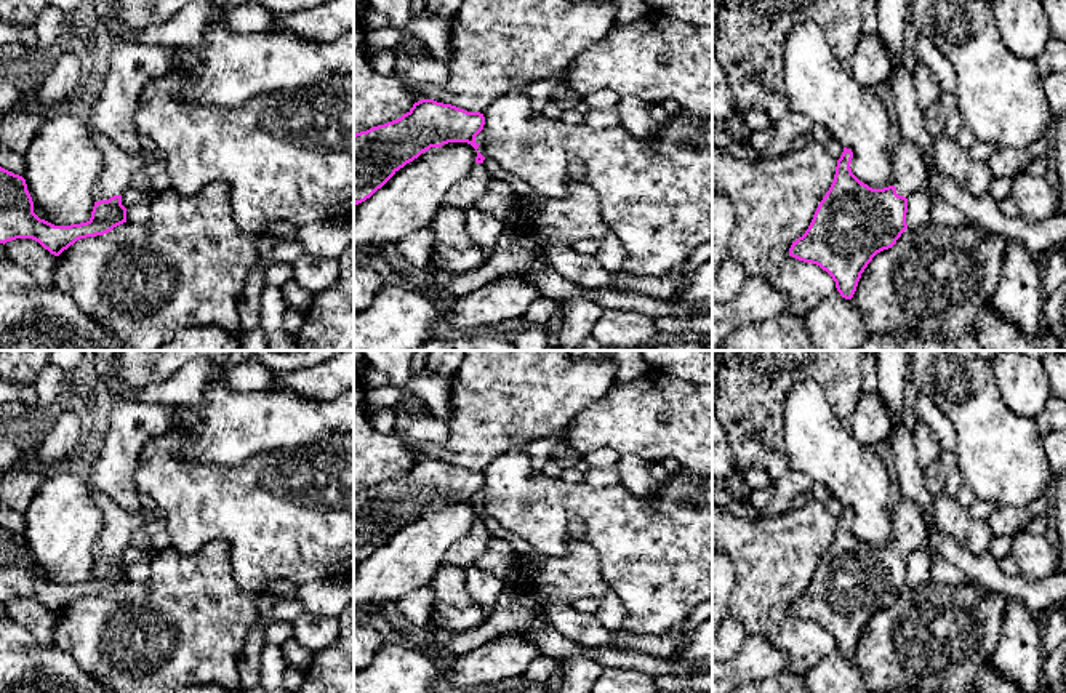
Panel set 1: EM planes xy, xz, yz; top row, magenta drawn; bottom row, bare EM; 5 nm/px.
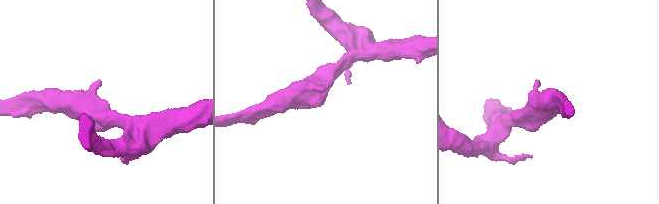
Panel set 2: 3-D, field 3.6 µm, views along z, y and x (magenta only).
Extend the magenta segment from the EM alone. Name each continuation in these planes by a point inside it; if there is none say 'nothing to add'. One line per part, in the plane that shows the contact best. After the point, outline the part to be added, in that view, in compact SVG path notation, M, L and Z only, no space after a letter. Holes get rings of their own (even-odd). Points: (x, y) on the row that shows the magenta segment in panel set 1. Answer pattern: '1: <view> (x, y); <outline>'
1: xy (117, 167); M91 122L88 125L93 128L94 144L102 154L102 174L94 187L94 200L109 200L114 195L122 195L130 187L131 176L142 170L146 158L120 150Z

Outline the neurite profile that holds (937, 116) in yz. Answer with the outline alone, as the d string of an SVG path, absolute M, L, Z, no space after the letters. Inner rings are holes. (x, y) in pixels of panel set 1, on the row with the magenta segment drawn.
M941 91L936 101L924 112L925 128L935 139L944 133L949 115L957 110L954 91Z

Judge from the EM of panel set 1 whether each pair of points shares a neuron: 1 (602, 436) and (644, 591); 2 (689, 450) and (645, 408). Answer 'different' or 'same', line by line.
1: different
2: same

